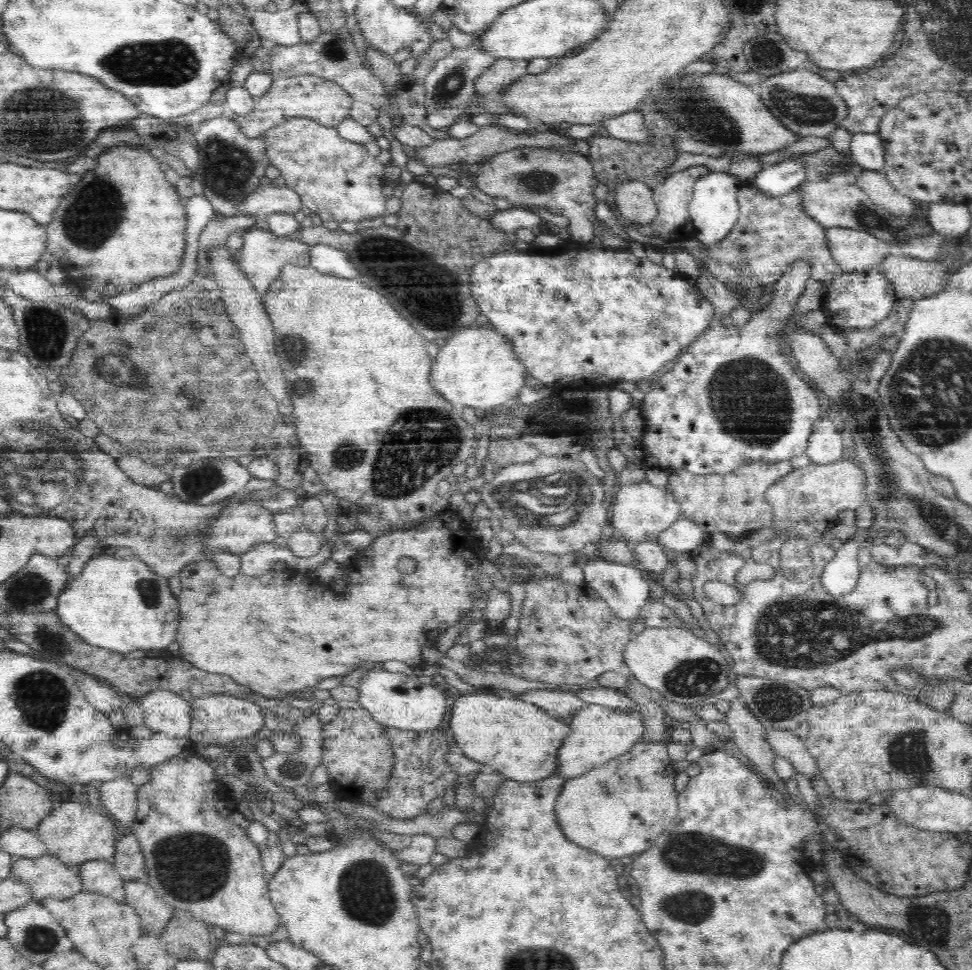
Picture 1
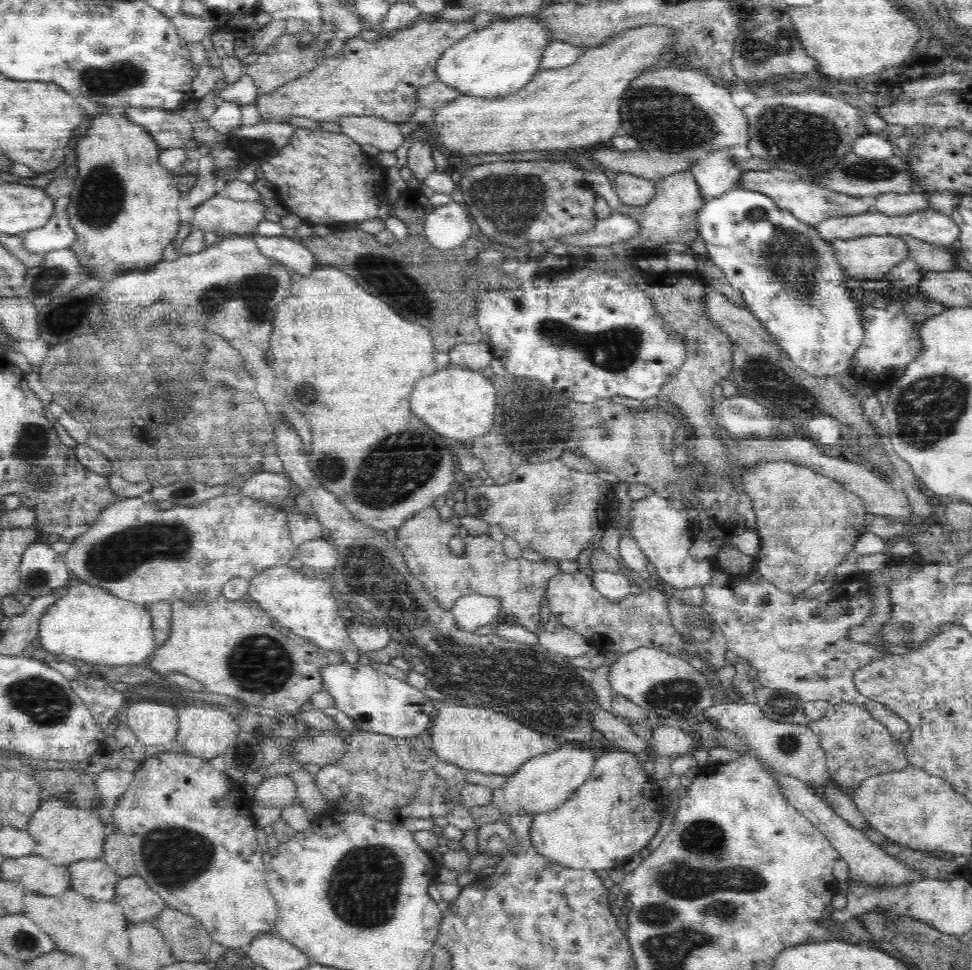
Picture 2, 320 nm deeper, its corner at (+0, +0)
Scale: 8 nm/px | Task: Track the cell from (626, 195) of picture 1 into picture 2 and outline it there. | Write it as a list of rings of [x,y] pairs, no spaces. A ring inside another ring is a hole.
[[[618,173],[614,179],[614,191],[621,204],[642,206],[648,204],[656,192],[656,182],[630,173]]]

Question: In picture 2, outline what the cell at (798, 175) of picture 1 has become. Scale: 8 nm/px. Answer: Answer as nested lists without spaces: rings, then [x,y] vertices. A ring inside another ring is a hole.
[[[736,186],[716,198],[706,200],[702,208],[696,213],[695,227],[697,234],[700,234],[700,238],[706,243],[707,258],[724,272],[730,286],[742,294],[748,312],[751,312],[762,323],[762,327],[766,329],[766,333],[776,341],[775,345],[779,346],[787,354],[787,357],[794,363],[794,366],[801,368],[806,374],[814,378],[822,378],[822,376],[848,377],[851,368],[850,360],[854,358],[856,350],[864,342],[864,328],[861,320],[861,310],[859,309],[859,300],[852,297],[849,288],[846,287],[847,282],[845,281],[848,277],[840,267],[831,244],[820,237],[815,227],[798,220],[790,211],[786,211],[784,208],[778,206],[773,198],[761,192],[754,192],[740,186]]]

